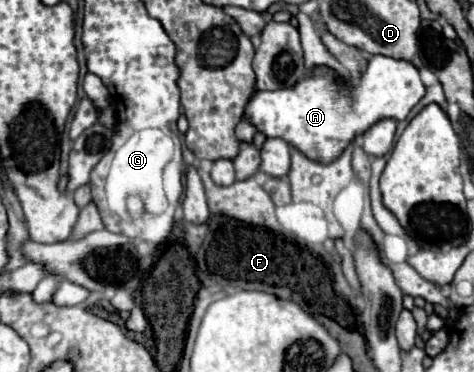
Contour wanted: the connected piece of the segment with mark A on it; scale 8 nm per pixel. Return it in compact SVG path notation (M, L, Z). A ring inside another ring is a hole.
M369 56L365 72L357 76L357 80L343 82L331 68L315 66L289 88L255 90L243 108L243 116L255 126L257 132L263 132L265 138L283 138L289 146L297 148L307 158L321 164L329 164L337 160L343 154L343 150L357 136L369 130L375 122L383 118L405 120L411 108L423 98L423 94L425 94L425 86L421 84L419 70L413 64L407 64L405 60L391 60L387 56Z

